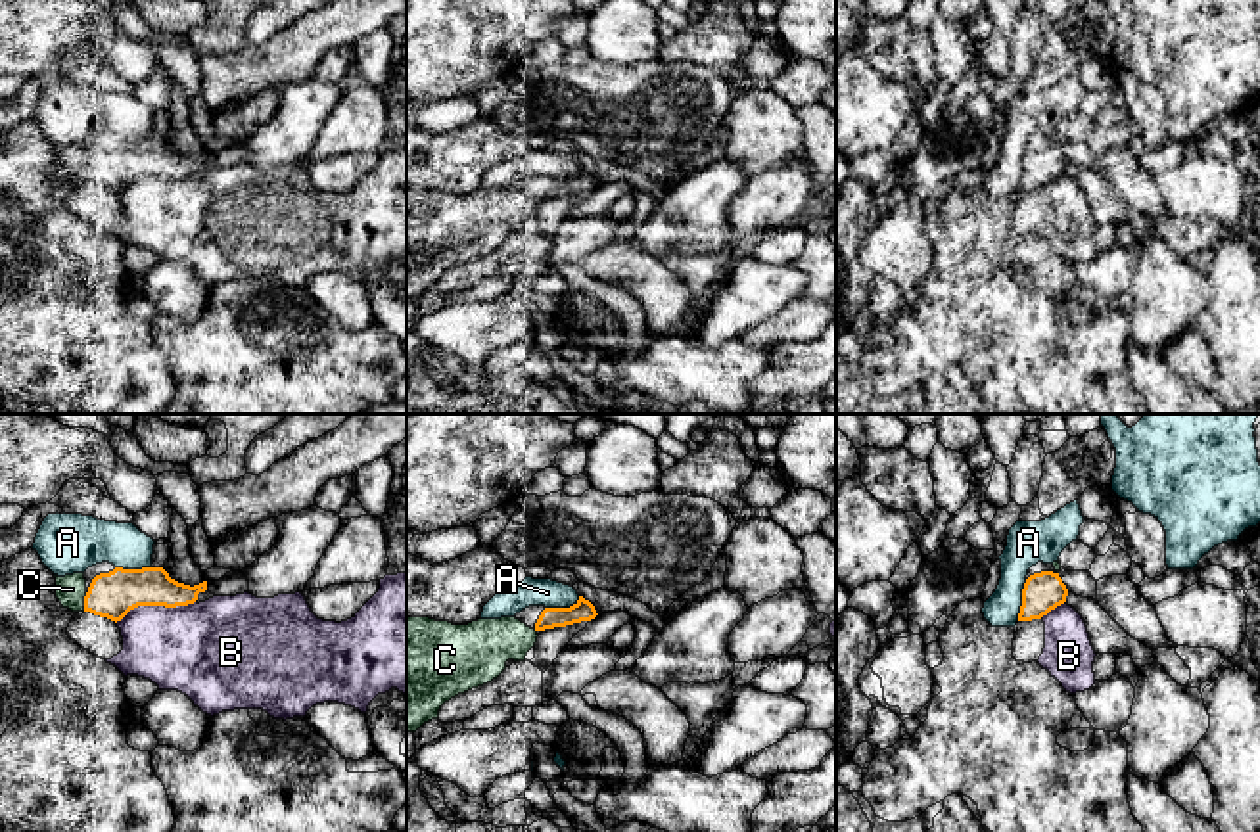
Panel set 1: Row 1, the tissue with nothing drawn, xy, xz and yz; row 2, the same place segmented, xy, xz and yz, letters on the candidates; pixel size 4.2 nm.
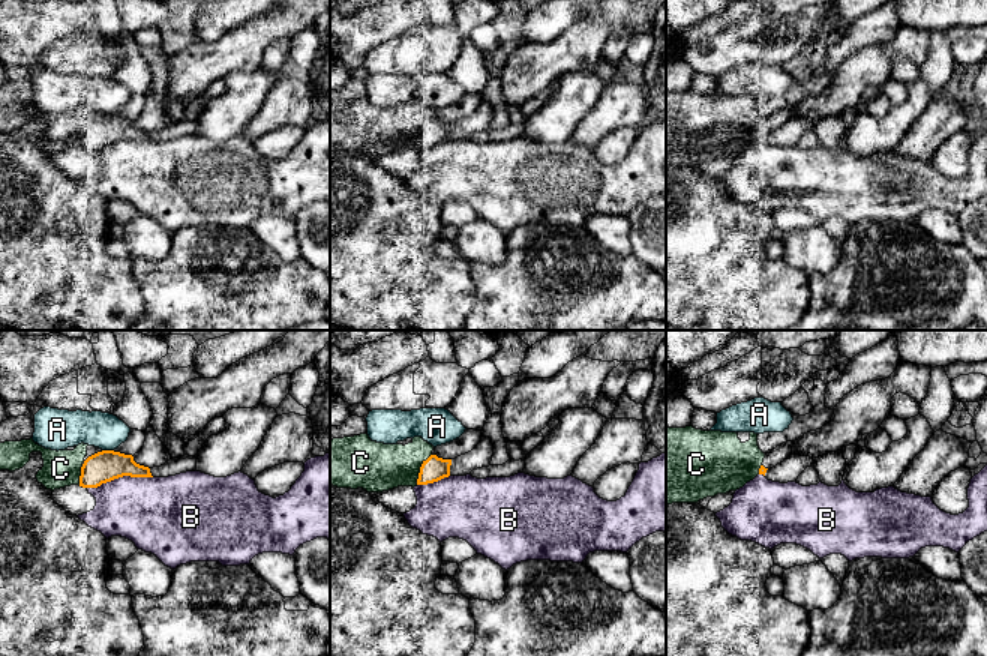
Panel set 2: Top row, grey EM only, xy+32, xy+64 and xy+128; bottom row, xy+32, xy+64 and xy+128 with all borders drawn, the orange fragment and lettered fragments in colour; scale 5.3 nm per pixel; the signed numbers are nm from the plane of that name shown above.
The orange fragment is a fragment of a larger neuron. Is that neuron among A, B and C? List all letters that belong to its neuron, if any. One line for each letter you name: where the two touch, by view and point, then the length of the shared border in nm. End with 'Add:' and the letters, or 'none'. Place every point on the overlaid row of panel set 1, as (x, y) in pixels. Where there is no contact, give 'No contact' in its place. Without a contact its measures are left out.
C: Touches orange at xy (85, 602). Shared border 80 nm
Add: C

